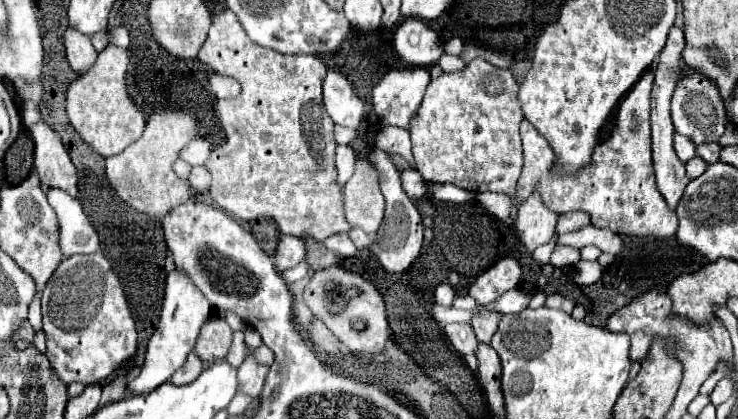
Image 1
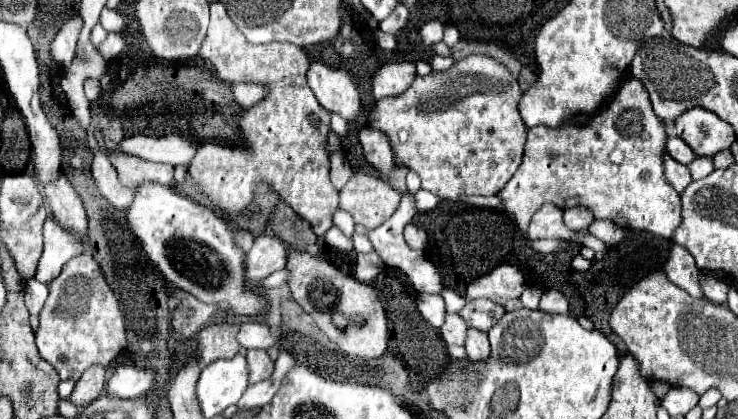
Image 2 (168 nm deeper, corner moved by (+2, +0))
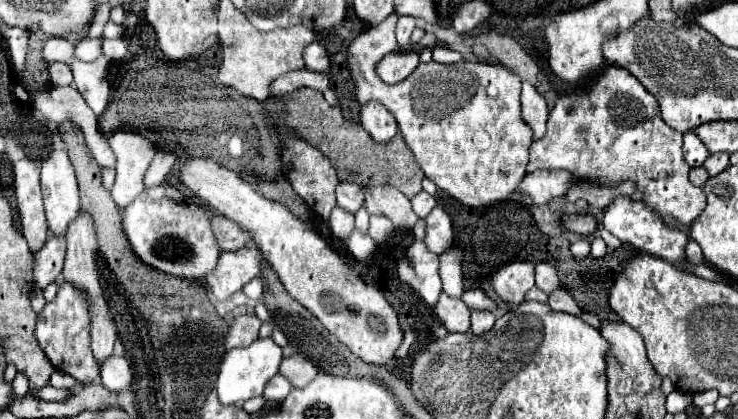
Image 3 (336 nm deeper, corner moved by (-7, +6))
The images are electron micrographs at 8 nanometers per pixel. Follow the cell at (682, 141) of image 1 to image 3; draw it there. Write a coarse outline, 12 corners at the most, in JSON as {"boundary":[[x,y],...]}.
{"boundary":[[693,134],[683,136],[689,166],[703,166],[709,156],[705,144]]}

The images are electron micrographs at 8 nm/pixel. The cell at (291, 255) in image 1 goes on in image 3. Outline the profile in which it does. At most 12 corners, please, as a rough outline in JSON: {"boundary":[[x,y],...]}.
{"boundary":[[255,246],[221,252],[215,270],[197,282],[227,300],[261,276]]}

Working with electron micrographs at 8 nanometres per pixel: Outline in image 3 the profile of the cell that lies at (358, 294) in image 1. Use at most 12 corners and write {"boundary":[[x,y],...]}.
{"boundary":[[203,156],[179,180],[249,232],[357,358],[393,360],[397,312],[309,223]]}

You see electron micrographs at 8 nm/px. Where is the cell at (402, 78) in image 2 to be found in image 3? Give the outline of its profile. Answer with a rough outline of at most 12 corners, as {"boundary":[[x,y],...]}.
{"boundary":[[391,52],[377,64],[385,84],[405,80],[419,64],[417,52]]}

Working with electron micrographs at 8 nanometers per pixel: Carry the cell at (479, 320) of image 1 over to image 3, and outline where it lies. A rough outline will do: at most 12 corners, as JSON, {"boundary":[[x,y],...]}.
{"boundary":[[481,288],[461,296],[469,308],[495,310],[497,304]]}

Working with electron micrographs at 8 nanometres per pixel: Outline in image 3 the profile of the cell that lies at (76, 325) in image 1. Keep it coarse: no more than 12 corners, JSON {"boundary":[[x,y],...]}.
{"boundary":[[65,282],[37,316],[55,368],[97,382],[87,300]]}

